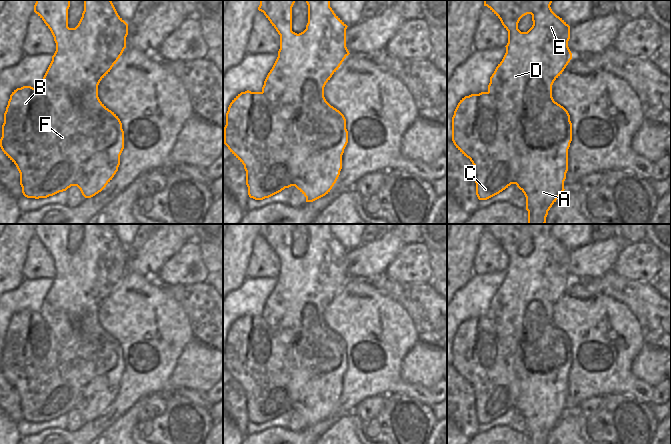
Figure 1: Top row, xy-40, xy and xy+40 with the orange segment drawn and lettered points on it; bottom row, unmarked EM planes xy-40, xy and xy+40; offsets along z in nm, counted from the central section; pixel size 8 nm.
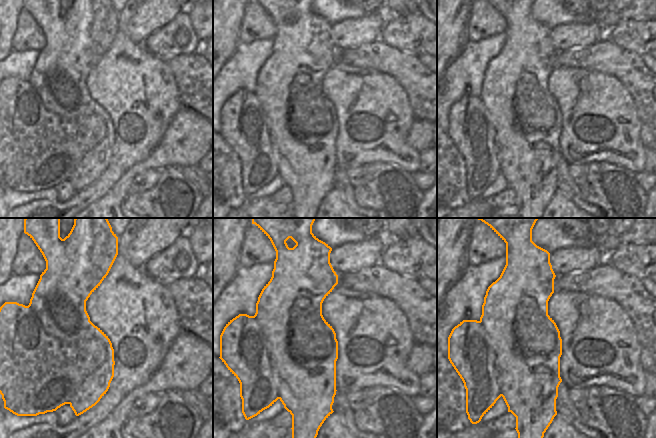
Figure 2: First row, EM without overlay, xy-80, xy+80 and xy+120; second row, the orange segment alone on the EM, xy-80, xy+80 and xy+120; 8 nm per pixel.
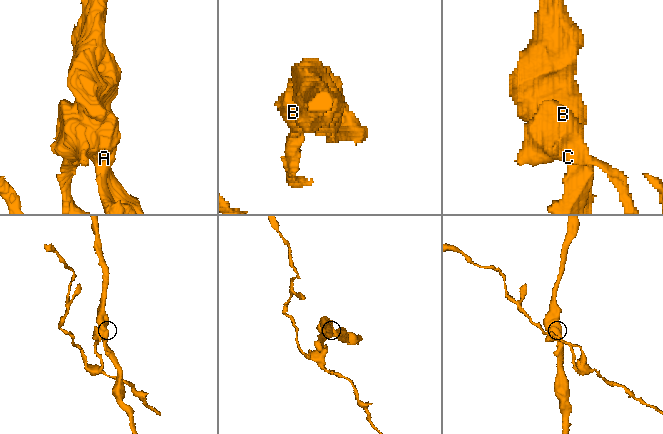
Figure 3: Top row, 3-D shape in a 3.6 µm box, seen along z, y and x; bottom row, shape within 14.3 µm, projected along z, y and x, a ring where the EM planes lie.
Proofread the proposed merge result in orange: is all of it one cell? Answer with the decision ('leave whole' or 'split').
split

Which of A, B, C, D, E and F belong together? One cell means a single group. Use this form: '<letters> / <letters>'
A D E / B C F

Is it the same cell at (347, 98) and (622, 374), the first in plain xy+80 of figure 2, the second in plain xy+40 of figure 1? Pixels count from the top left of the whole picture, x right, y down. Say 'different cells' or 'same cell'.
same cell

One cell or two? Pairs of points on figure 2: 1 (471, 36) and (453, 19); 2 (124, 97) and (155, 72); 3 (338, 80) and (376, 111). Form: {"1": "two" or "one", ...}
{"1": "two", "2": "one", "3": "one"}

